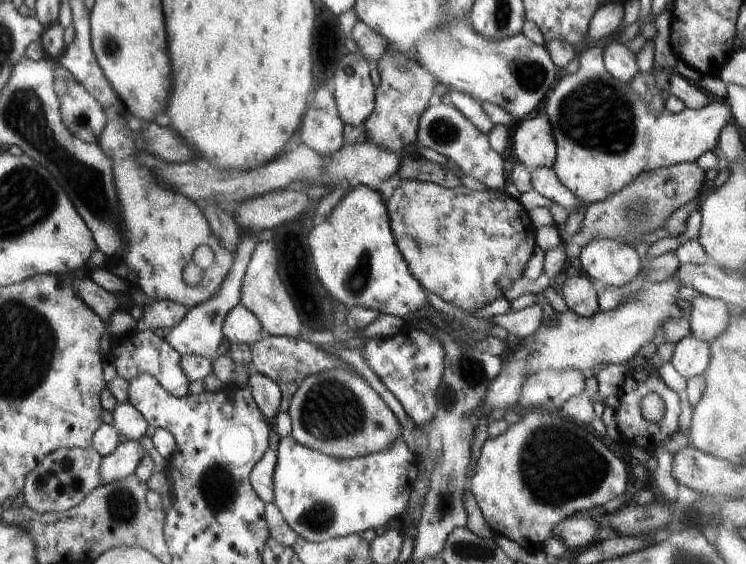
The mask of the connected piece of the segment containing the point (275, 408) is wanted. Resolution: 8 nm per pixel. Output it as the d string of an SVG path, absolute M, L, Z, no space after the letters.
M251 369L249 385L253 399L258 405L260 412L268 424L272 424L271 421L274 420L281 411L282 393L279 383Z

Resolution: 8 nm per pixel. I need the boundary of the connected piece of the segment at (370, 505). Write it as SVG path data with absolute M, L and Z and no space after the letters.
M290 435L280 439L277 447L277 461L273 474L274 504L288 526L299 537L311 543L322 543L348 535L361 535L369 530L380 532L386 528L388 520L401 518L404 514L418 472L418 456L410 451L403 438L394 441L391 448L385 451L340 460L301 445Z

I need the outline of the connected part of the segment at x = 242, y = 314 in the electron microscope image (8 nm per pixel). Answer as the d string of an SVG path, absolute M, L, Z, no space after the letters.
M242 303L236 305L223 322L223 335L231 344L252 346L264 335L261 322Z

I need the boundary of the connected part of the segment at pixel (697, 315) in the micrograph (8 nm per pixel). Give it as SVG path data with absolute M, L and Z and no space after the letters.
M694 295L689 300L690 310L686 313L691 334L702 342L714 340L728 324L730 307L721 300L704 295Z

